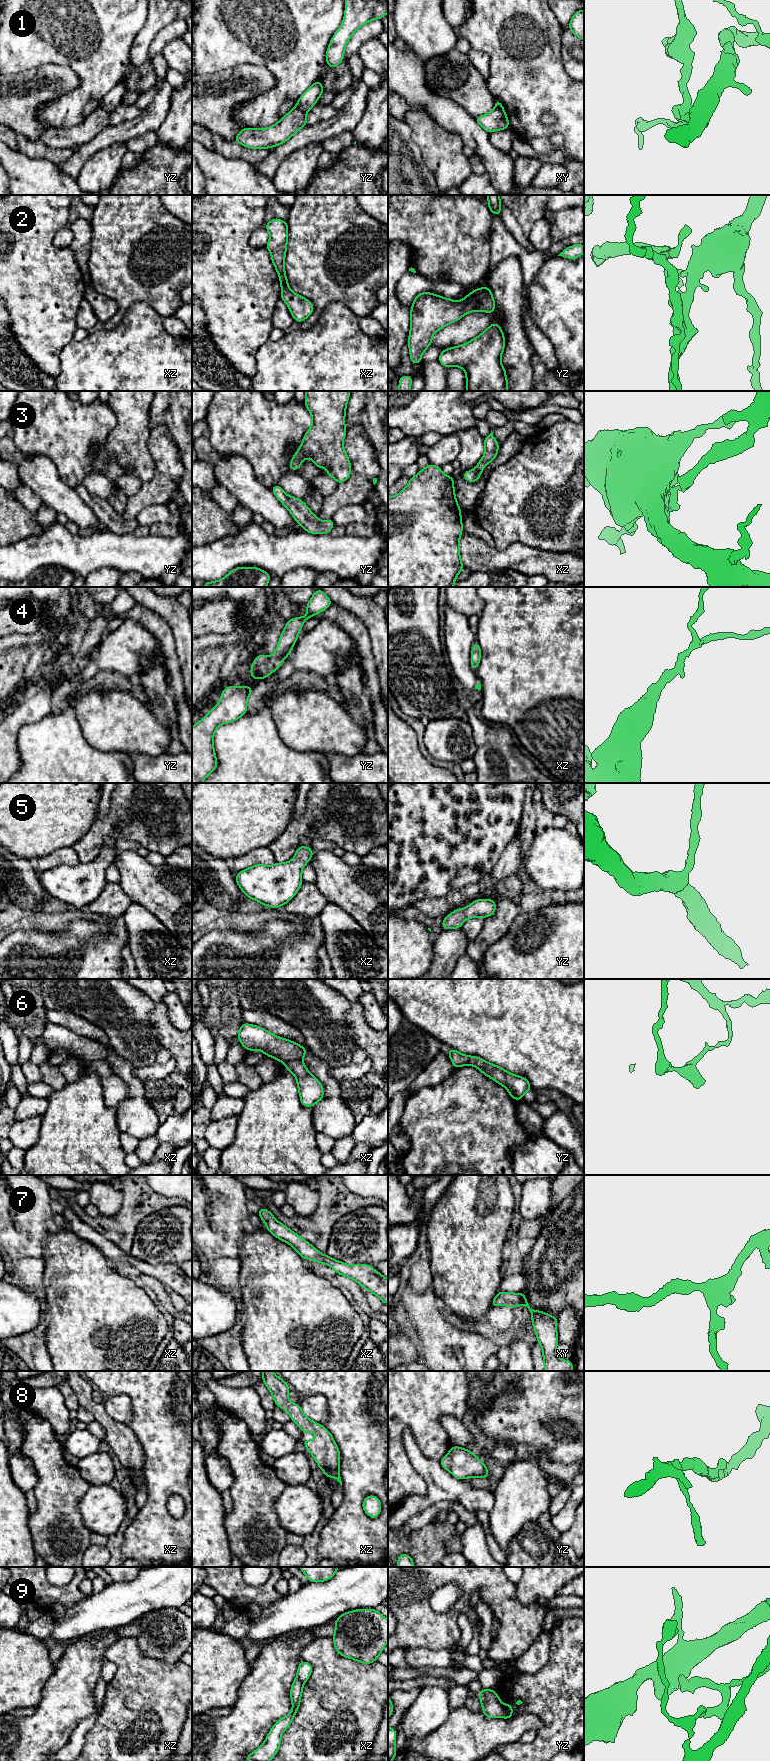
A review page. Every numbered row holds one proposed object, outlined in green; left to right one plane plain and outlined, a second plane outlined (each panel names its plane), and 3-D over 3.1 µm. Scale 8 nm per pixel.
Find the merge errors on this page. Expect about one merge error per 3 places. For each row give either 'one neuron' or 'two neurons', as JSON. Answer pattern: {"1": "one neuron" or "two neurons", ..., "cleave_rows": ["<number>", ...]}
{"1": "two neurons", "2": "two neurons", "3": "one neuron", "4": "one neuron", "5": "one neuron", "6": "one neuron", "7": "one neuron", "8": "one neuron", "9": "two neurons", "cleave_rows": ["1", "2", "9"]}

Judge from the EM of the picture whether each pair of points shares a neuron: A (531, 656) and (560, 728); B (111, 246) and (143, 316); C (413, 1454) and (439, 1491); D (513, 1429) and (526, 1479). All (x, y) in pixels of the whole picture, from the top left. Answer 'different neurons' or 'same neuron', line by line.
A: same neuron
B: different neurons
C: same neuron
D: different neurons

